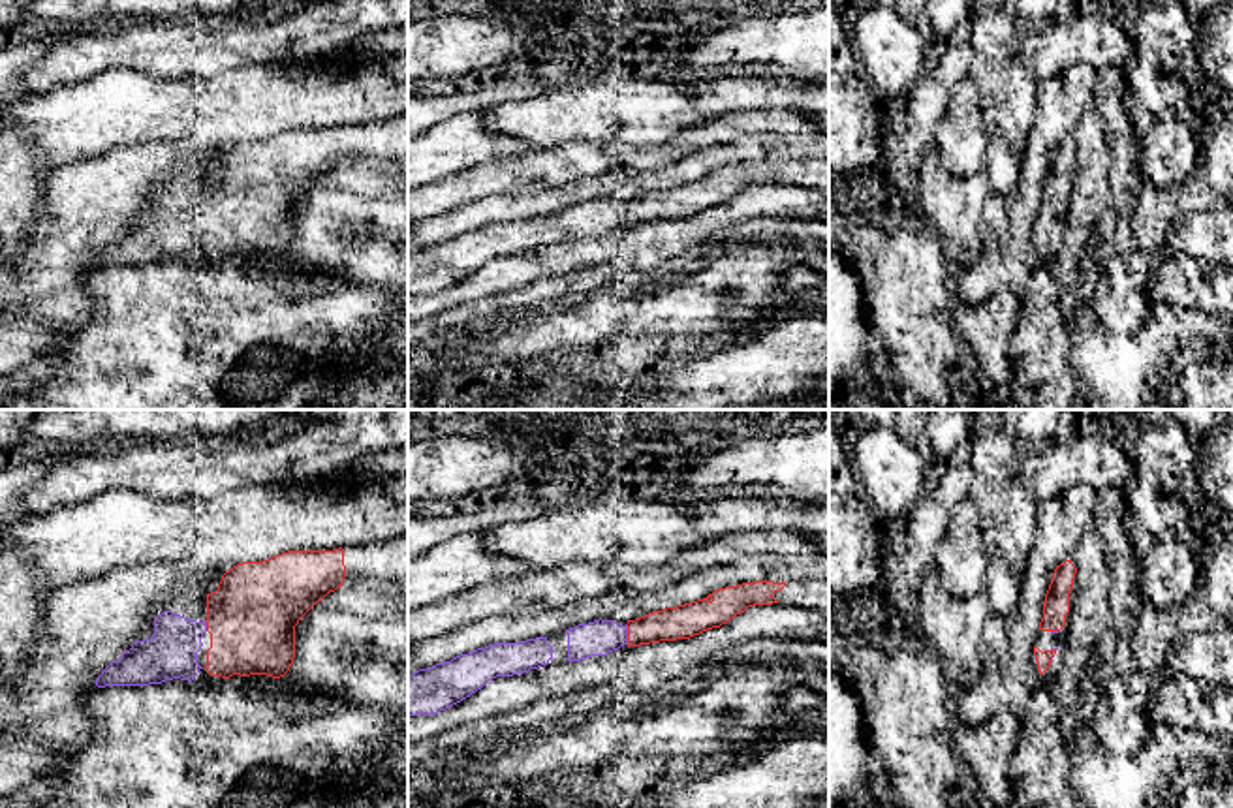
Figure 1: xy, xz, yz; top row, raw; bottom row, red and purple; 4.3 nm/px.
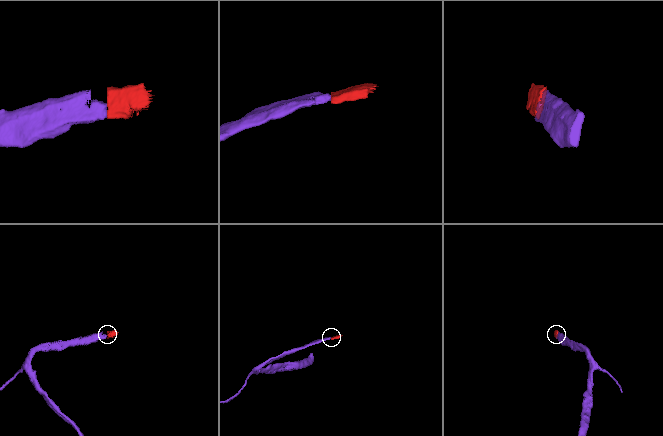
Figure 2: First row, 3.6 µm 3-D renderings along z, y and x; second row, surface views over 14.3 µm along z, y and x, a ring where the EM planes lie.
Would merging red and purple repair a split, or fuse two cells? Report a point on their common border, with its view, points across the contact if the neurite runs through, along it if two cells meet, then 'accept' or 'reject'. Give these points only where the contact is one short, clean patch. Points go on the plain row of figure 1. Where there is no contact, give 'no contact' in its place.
contact xz (628, 213); accept

